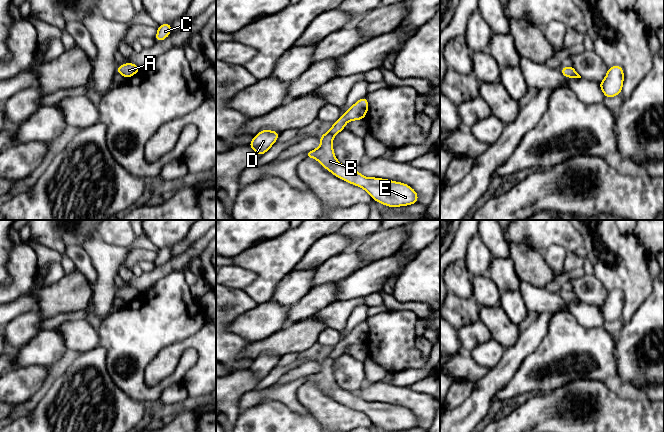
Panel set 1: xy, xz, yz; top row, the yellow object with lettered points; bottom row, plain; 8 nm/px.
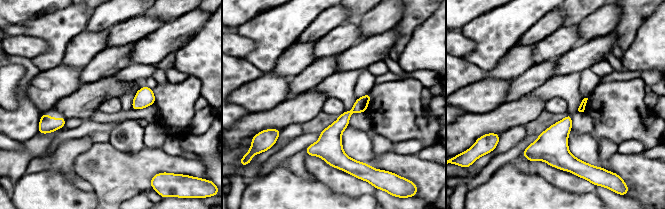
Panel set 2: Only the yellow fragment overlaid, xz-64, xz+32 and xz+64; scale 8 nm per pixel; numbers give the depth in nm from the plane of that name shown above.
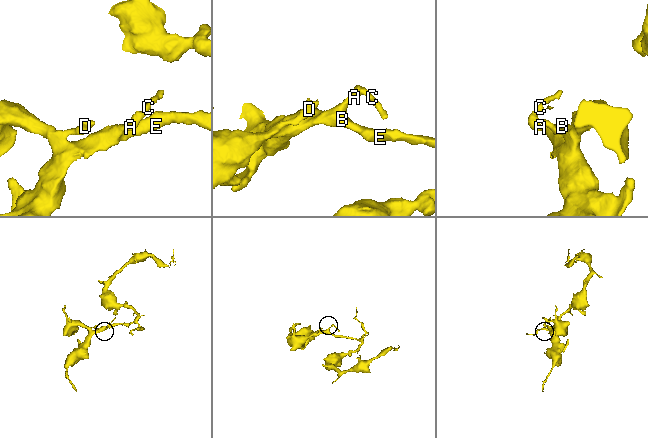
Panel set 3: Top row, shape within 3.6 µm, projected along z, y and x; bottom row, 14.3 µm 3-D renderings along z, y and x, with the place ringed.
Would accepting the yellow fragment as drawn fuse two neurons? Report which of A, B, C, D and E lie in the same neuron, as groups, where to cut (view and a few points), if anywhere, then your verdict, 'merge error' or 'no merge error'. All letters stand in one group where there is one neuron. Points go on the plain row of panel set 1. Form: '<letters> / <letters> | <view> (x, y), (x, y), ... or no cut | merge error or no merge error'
A B C D E | no cut | no merge error

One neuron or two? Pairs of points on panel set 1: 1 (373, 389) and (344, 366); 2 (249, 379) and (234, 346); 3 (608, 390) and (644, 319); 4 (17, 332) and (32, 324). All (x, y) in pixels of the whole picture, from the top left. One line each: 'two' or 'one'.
1: two
2: two
3: two
4: one

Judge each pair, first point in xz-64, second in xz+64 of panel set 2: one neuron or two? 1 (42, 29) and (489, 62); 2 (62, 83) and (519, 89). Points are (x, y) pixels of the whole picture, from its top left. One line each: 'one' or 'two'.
1: one
2: two

